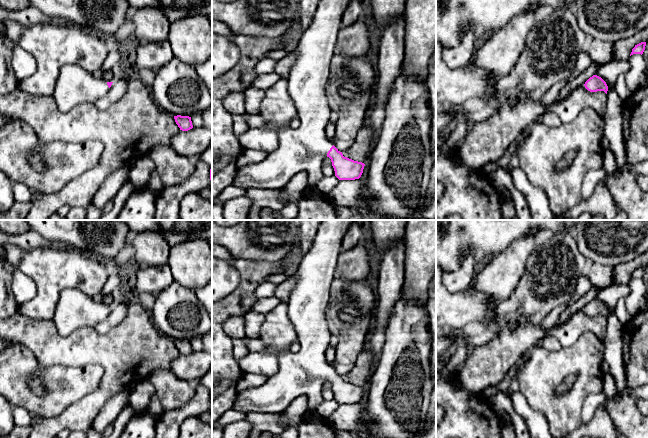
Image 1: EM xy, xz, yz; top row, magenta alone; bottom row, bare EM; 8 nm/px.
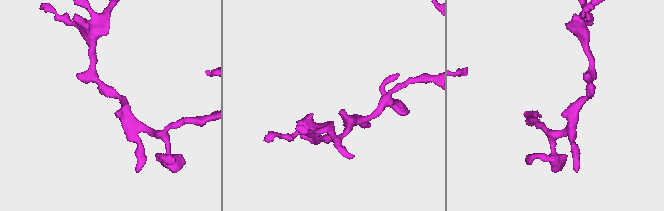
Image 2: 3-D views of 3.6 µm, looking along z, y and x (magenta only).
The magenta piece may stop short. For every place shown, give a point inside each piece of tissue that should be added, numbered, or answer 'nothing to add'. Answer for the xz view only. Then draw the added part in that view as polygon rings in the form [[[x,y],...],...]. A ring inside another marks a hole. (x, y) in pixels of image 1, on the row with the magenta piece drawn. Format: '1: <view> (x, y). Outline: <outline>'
1: xz (303, 149). Outline: [[[320,0],[309,27],[303,31],[296,47],[296,60],[288,73],[288,91],[296,106],[301,121],[297,129],[280,128],[279,146],[258,162],[237,168],[233,184],[245,190],[250,188],[283,189],[296,174],[307,171],[310,184],[324,175],[323,159],[333,146],[327,138],[325,128],[329,122],[331,109],[326,95],[330,63],[336,53],[337,33],[341,28],[342,16],[351,0]]]

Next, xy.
1: xy (74, 86). Outline: [[[64,65],[52,93],[57,108],[67,112],[73,107],[95,103],[109,91],[107,82],[77,65]]]

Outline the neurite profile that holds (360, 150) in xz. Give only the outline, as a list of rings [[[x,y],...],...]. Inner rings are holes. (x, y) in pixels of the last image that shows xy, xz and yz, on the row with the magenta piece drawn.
[[[362,126],[357,133],[354,143],[347,149],[347,158],[367,163],[373,149],[372,138],[375,132],[370,126]]]

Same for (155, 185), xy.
[[[154,172],[151,175],[151,181],[149,183],[148,189],[157,195],[159,192],[162,191],[163,188],[164,186],[161,178],[159,177],[157,172]]]

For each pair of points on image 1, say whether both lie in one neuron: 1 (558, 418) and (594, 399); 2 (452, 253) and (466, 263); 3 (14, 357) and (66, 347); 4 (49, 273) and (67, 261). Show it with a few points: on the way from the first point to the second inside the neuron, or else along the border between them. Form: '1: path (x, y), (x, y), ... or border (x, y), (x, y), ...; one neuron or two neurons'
1: border (602, 391), (586, 398), (580, 424); two neurons
2: border (477, 257), (465, 254), (457, 269), (446, 272); two neurons
3: border (12, 344), (25, 345), (35, 355), (35, 372); two neurons
4: path (53, 270), (57, 270), (63, 265); one neuron

